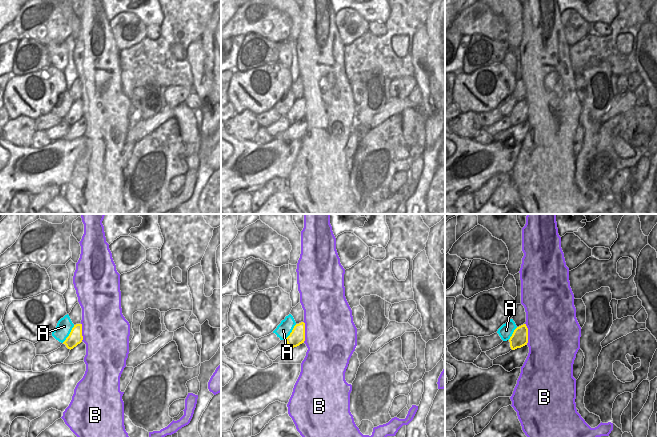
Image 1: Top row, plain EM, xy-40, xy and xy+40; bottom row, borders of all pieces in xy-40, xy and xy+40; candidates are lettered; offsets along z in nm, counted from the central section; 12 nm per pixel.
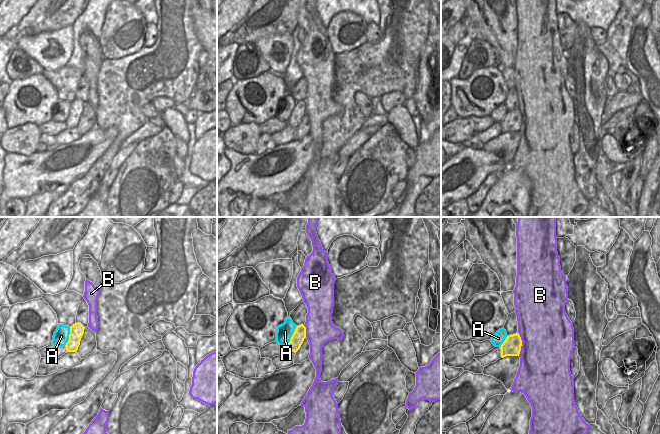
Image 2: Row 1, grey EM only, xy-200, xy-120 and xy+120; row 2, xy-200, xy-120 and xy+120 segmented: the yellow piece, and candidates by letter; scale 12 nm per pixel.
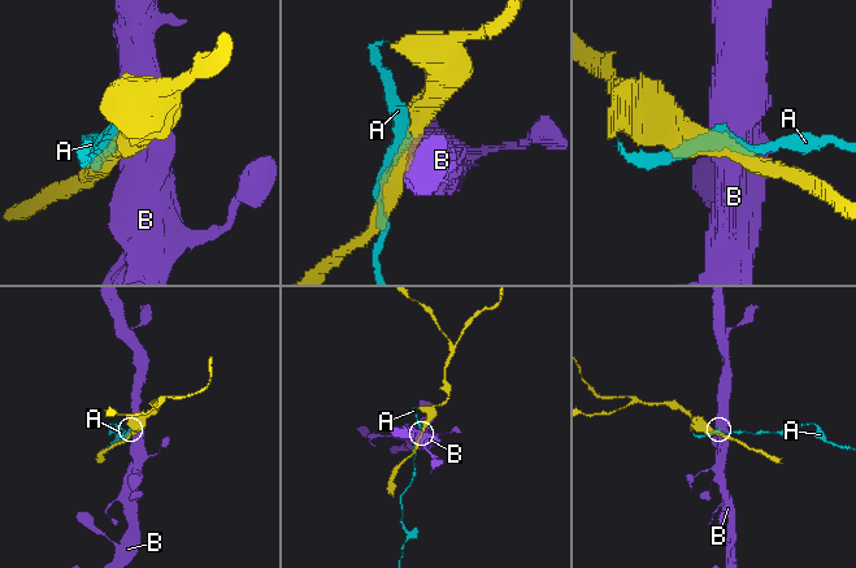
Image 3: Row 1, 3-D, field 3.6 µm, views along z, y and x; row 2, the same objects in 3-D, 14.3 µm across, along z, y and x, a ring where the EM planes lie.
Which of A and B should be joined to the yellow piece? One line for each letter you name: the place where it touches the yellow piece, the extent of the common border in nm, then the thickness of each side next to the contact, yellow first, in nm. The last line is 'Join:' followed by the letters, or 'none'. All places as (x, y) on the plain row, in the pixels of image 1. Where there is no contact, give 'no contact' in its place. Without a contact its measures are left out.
Join: none

